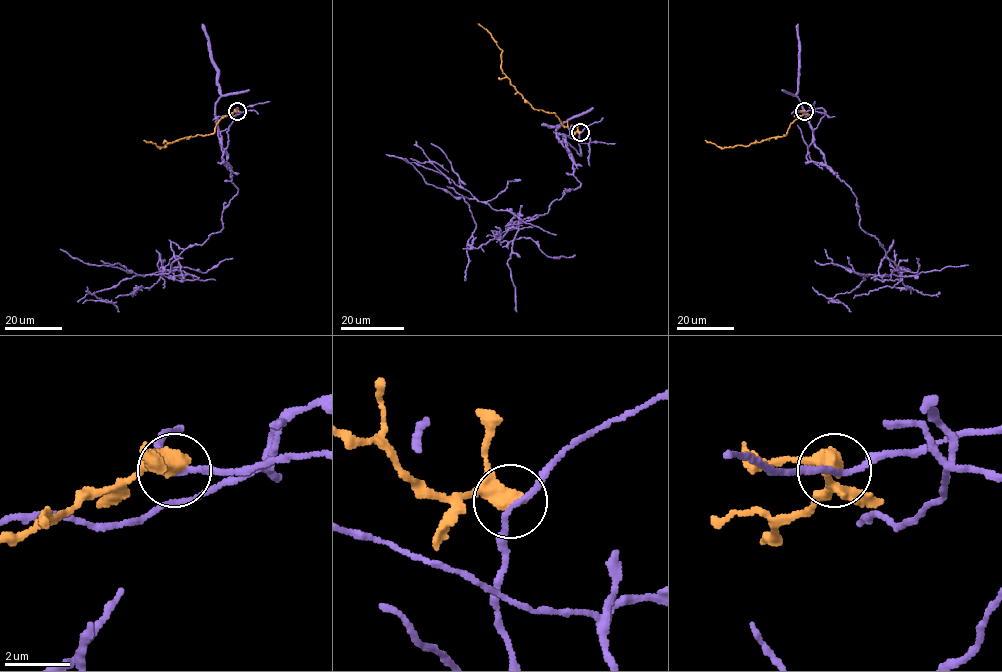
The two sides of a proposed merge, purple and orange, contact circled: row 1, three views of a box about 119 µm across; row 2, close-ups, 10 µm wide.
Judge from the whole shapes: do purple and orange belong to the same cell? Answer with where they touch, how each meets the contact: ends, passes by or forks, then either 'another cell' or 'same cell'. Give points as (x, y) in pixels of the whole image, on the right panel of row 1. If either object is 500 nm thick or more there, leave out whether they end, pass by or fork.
at (804, 111); purple passes by; orange passes by; another cell

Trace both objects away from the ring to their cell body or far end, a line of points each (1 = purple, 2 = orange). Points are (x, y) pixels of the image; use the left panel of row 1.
1: (237, 112), (220, 133), (238, 189), (223, 227), (176, 256), (182, 275), (135, 275), (79, 301), (119, 311)
2: (237, 112), (223, 117), (212, 133), (176, 140), (161, 148), (143, 140)

